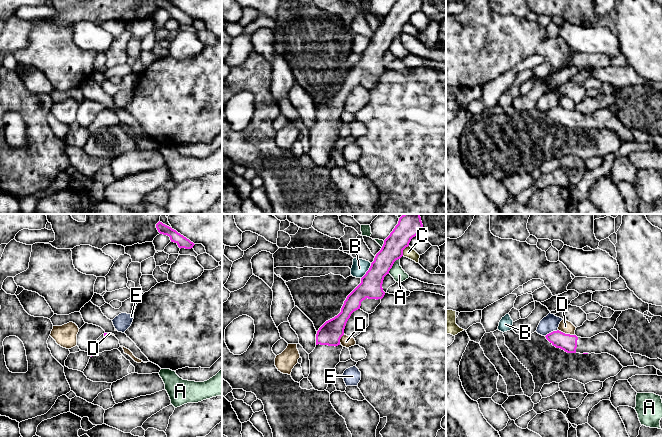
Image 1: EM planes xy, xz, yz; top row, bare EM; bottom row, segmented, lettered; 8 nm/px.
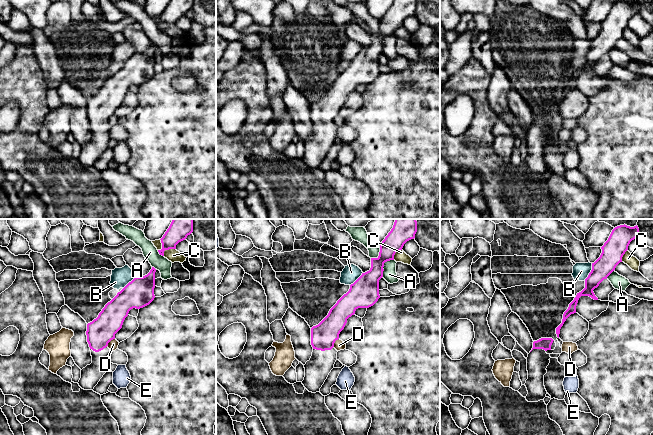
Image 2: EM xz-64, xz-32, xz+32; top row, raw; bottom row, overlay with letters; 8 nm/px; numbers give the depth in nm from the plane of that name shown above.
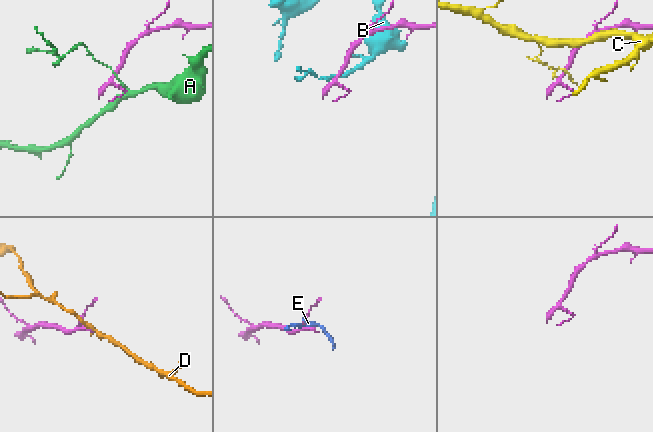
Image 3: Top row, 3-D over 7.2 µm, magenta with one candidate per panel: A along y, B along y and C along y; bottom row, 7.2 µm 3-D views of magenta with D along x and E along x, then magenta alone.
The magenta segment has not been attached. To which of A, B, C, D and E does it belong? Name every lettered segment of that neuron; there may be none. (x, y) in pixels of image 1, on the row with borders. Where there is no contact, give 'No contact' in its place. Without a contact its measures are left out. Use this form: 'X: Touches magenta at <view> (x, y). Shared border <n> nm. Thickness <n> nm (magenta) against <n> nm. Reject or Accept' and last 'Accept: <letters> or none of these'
A: Touches magenta at xz (392, 265). Shared border 160 nm. Thickness 180 nm (magenta) against 110 nm. Reject
B: Touches magenta at xz (367, 271). Shared border 150 nm. Thickness 180 nm (magenta) against 130 nm. Reject
C: Touches magenta at xz (403, 249). Shared border 100 nm. Thickness 190 nm (magenta) against 90 nm. Reject
D: Touches magenta at yz (566, 334). Shared border 140 nm. Thickness 140 nm (magenta) against 100 nm. Reject
E: Touches magenta at yz (551, 332). Shared border 120 nm. Thickness 140 nm (magenta) against 140 nm. Reject
Accept: none of these

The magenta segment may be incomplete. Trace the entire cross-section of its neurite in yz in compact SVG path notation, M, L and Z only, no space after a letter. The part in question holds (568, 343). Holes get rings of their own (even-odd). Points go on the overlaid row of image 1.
M557 330L545 337L553 346L567 353L608 353L614 356L623 367L635 366L631 353L624 350L609 332L599 333L591 338L581 338Z

